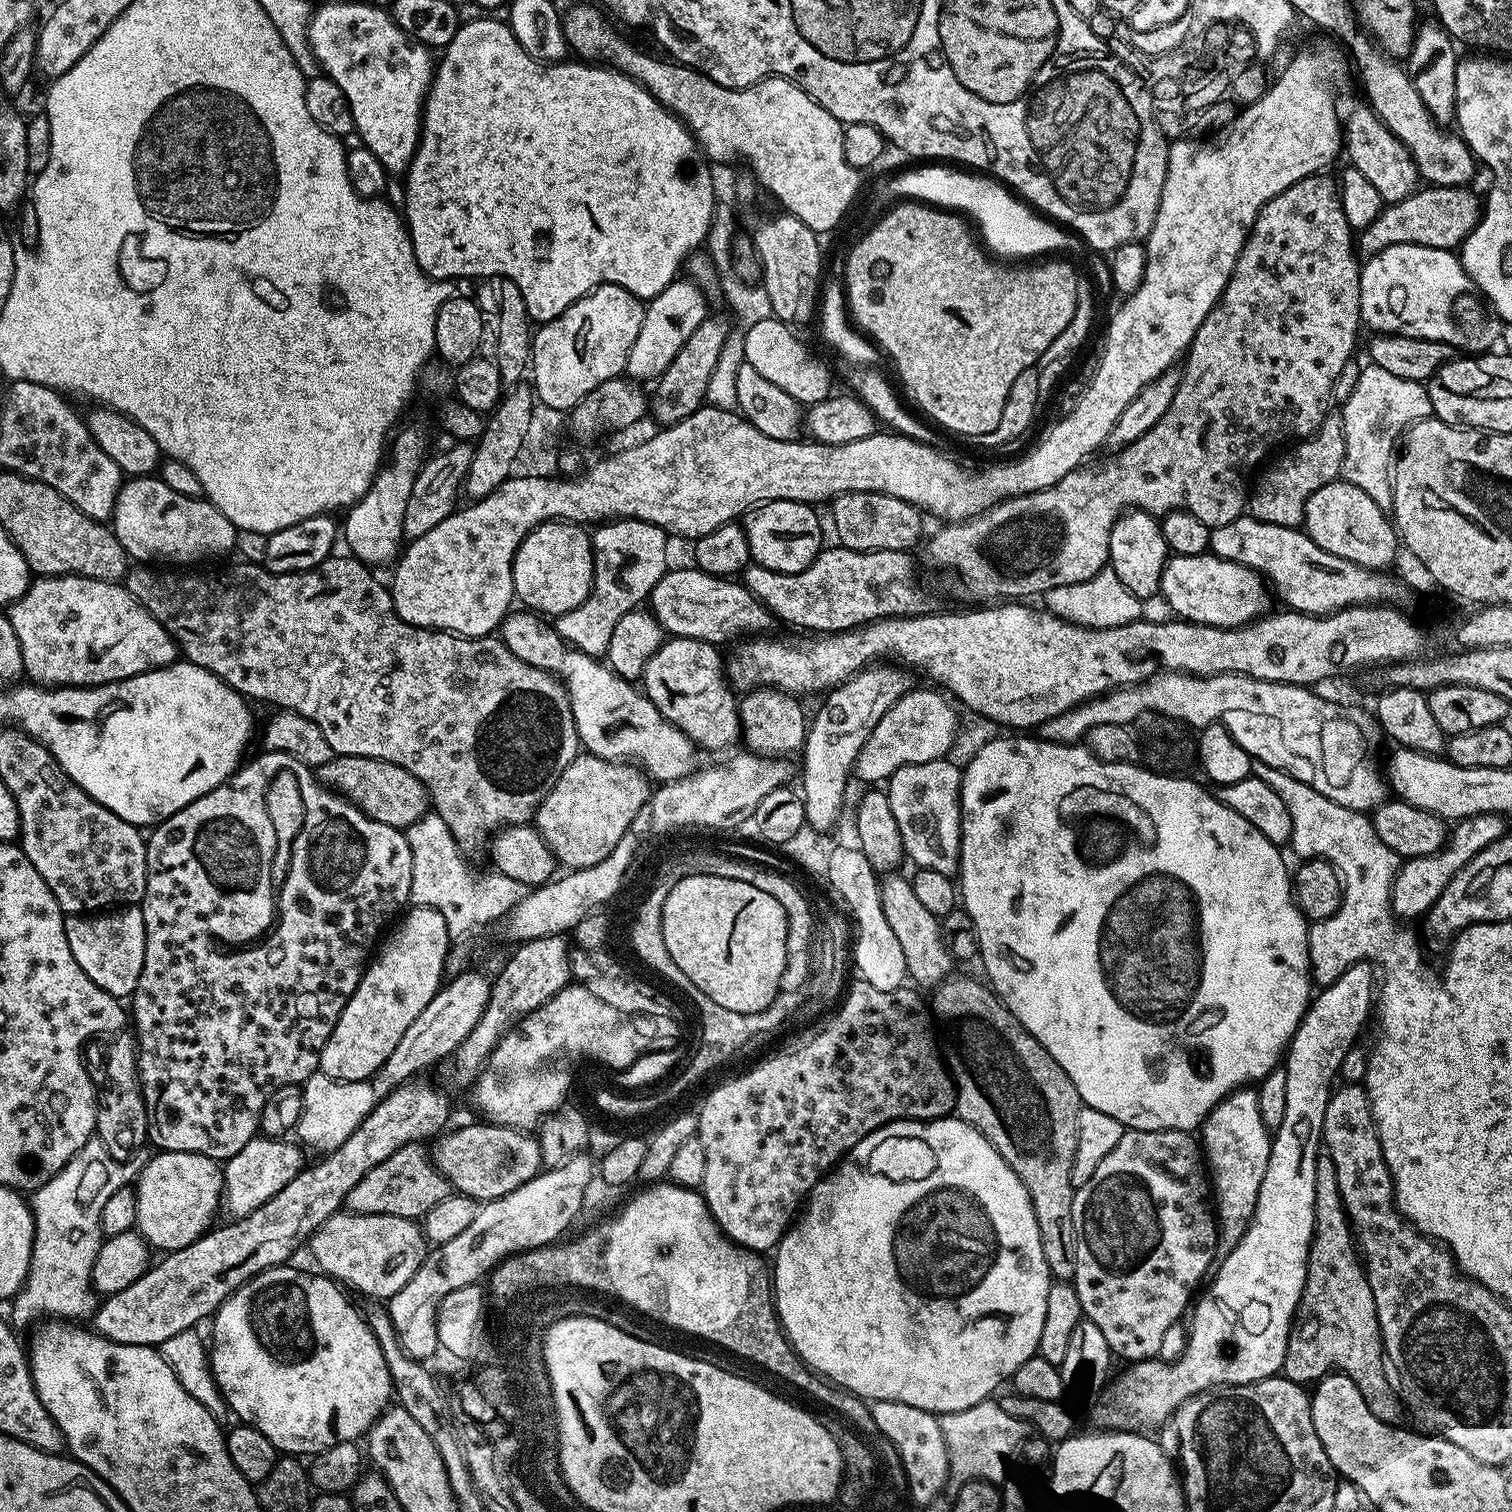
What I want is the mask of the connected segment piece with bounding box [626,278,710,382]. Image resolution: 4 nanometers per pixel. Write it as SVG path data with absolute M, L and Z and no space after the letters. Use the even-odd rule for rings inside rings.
M677 278L670 286L666 286L666 290L647 301L642 318L642 330L638 330L638 338L634 338L634 346L630 346L628 355L626 372L631 379L637 382L652 382L666 371L675 355L686 345L690 334L710 316L703 294L705 295L699 283L688 278Z

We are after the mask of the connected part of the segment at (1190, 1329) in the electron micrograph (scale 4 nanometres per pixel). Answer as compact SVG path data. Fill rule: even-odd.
M1371 963L1355 964L1347 968L1334 983L1321 987L1319 991L1315 993L1314 999L1308 1005L1308 1012L1302 1018L1302 1022L1292 1036L1291 1042L1288 1043L1288 1051L1282 1060L1282 1067L1286 1070L1286 1114L1282 1118L1282 1126L1278 1126L1274 1130L1272 1145L1270 1146L1270 1162L1266 1162L1266 1175L1262 1178L1262 1186L1258 1190L1258 1202L1252 1215L1252 1221L1248 1224L1246 1234L1242 1234L1242 1242L1238 1242L1238 1246L1234 1246L1234 1250L1230 1250L1230 1258L1219 1261L1218 1267L1215 1269L1215 1272L1217 1271L1216 1277L1214 1277L1215 1272L1211 1277L1211 1280L1213 1279L1212 1289L1210 1289L1201 1300L1199 1297L1199 1299L1195 1301L1194 1311L1191 1313L1191 1316L1193 1315L1192 1324L1189 1323L1187 1325L1187 1340L1182 1355L1178 1357L1176 1361L1164 1361L1159 1358L1153 1358L1129 1363L1127 1367L1125 1367L1128 1369L1126 1369L1117 1380L1115 1377L1107 1389L1107 1392L1109 1391L1108 1401L1096 1412L1095 1427L1097 1429L1115 1430L1117 1432L1152 1430L1148 1428L1156 1430L1176 1413L1178 1406L1182 1406L1182 1402L1186 1402L1190 1397L1199 1394L1199 1392L1207 1392L1210 1388L1222 1388L1229 1384L1253 1384L1259 1380L1265 1380L1266 1378L1277 1375L1277 1373L1283 1369L1284 1359L1286 1358L1286 1346L1288 1345L1288 1335L1293 1330L1294 1321L1298 1316L1298 1309L1301 1307L1304 1299L1304 1283L1306 1282L1306 1276L1310 1272L1310 1266L1308 1266L1308 1251L1312 1252L1314 1248L1312 1245L1312 1237L1316 1231L1316 1160L1322 1154L1326 1106L1330 1102L1334 1085L1337 1083L1340 1067L1342 1066L1342 1058L1346 1058L1346 1054L1350 1054L1350 1050L1357 1047L1359 1040L1356 1039L1359 1038L1360 1031L1364 1028L1364 1023L1370 1020L1370 1017L1373 1015L1374 984L1372 988L1372 971L1374 972L1374 968Z

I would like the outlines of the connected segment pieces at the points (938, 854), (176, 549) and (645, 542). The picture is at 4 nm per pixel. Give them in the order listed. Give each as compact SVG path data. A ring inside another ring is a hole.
M952 758L935 760L934 762L922 762L921 764L911 764L902 766L894 775L886 781L886 791L890 798L890 811L894 813L894 822L898 822L898 834L902 834L902 846L904 847L905 857L909 861L913 860L916 868L926 870L938 870L938 874L946 874L955 877L960 871L960 778L962 775L961 765L955 764Z
M155 475L133 476L121 483L110 527L133 561L155 562L160 566L196 564L199 560L224 556L235 546L236 536L238 537L238 530L228 521L226 514L218 511L207 498L186 498L186 494L170 490L170 486L166 486L166 482L162 482Z
M617 518L601 523L595 531L591 533L592 561L594 562L592 593L588 595L586 602L582 602L582 606L555 617L554 627L568 645L588 656L600 658L608 651L610 634L614 634L614 626L618 626L618 618L622 618L622 614L627 612L637 611L643 605L640 603L643 600L645 603L651 597L654 586L658 586L658 582L664 577L665 572L669 571L668 543L670 543L670 537L657 524L627 518Z

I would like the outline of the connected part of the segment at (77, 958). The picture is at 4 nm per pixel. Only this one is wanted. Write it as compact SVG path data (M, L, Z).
M124 906L119 910L104 910L99 914L68 914L64 917L64 929L66 942L70 942L70 954L74 954L74 962L82 966L85 974L111 996L131 997L138 986L138 978L144 965L144 919L140 907Z

